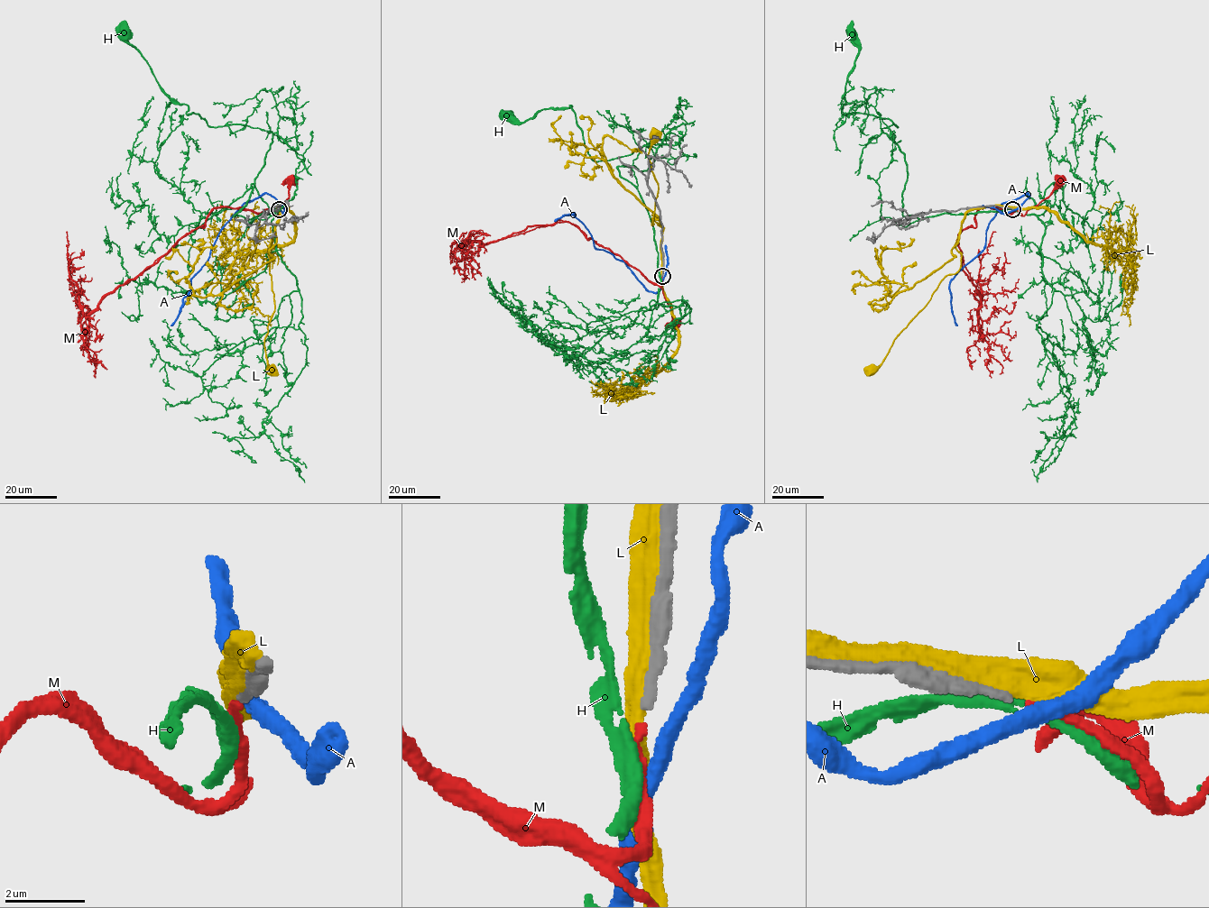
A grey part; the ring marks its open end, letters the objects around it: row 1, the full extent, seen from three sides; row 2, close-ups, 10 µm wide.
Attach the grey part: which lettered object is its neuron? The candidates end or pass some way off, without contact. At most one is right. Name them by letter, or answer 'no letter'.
M

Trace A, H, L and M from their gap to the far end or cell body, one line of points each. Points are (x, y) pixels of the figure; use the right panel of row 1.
A: (1013, 209), (1028, 197), (1027, 193), (1000, 206), (988, 224), (985, 247), (950, 282), (952, 312), (957, 325)
H: (1012, 209), (904, 215), (905, 155), (881, 129), (897, 127), (887, 118), (842, 114), (858, 51), (850, 33)
L: (1012, 209), (989, 206), (965, 214), (955, 244), (960, 269), (941, 281), (885, 358), (871, 368)
M: (1013, 209), (1023, 215), (1047, 197), (1059, 179)

